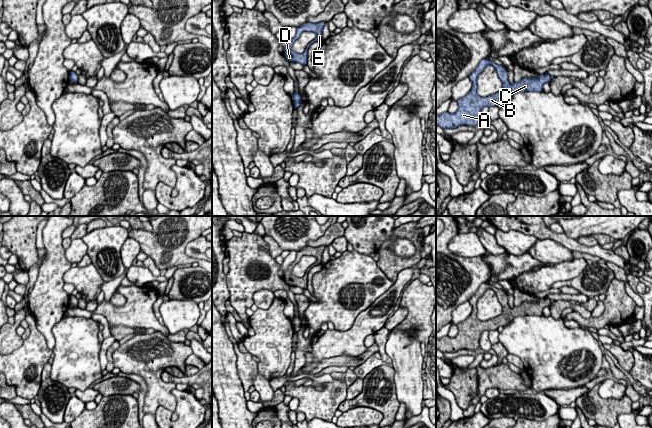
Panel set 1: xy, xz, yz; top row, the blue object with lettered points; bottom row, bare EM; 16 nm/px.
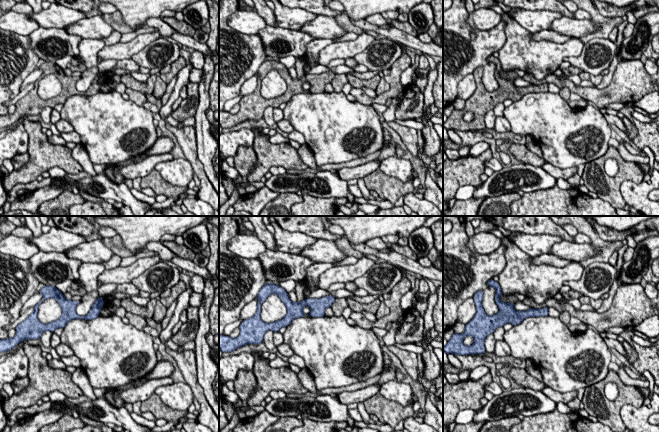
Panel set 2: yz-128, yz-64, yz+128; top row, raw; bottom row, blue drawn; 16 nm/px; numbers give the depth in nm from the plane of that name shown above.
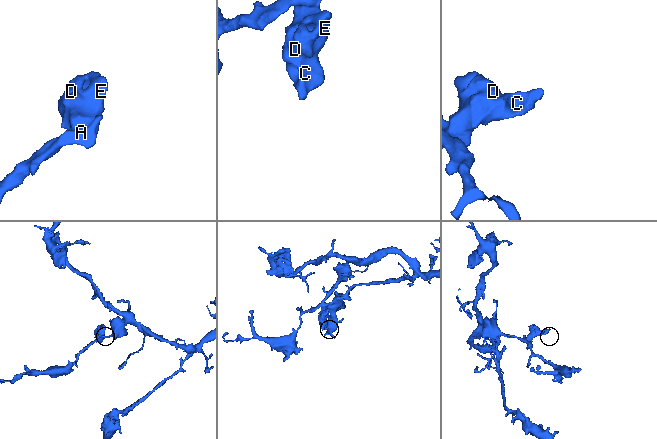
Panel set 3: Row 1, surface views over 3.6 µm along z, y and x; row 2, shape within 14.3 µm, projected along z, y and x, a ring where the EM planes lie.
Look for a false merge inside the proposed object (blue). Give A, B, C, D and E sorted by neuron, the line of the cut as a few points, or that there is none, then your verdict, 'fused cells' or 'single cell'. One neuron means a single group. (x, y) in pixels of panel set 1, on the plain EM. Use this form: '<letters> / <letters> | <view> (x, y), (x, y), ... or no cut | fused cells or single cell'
A B C D E | no cut | single cell

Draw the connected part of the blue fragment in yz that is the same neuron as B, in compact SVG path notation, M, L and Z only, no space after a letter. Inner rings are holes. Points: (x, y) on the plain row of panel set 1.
M486 282L469 299L469 303L472 305L472 312L467 319L457 324L457 336L451 338L447 335L442 338L436 338L437 350L442 353L451 353L461 349L477 350L480 335L483 331L497 330L500 326L505 327L514 318L519 316L541 316L543 315L543 309L550 306L551 300L545 297L540 298L537 302L523 302L519 306L511 308L508 303L507 294ZM488 289L496 293L503 311L501 315L494 319L481 321L477 318L477 301Z

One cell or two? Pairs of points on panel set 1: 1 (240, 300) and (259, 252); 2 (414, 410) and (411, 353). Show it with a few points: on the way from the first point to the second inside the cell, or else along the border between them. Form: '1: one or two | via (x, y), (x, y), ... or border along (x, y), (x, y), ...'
1: one | via (241, 288), (245, 277), (245, 267), (248, 264)
2: one | via (412, 396), (411, 367)

